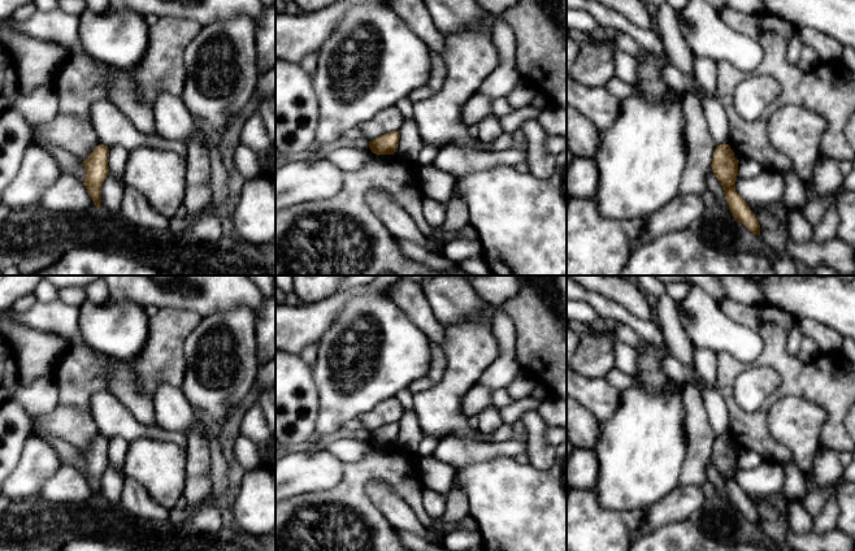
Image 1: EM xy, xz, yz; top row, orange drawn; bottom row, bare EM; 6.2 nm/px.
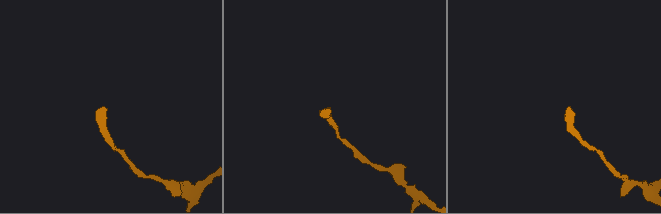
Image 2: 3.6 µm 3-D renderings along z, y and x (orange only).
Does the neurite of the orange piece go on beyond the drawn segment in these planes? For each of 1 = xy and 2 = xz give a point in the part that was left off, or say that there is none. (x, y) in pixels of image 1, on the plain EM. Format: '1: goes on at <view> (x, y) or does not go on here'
1: does not go on here
2: does not go on here

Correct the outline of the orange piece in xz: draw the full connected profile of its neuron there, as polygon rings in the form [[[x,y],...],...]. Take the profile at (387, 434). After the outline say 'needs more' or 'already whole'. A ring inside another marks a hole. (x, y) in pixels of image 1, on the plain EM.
[[[390,422],[369,433],[369,439],[376,446],[394,446],[398,439],[400,426]]]; already whole

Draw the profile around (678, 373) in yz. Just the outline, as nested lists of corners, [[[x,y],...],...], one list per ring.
[[[665,353],[661,364],[664,374],[674,383],[696,383],[703,395],[703,404],[709,416],[708,421],[716,437],[729,435],[729,411],[724,398],[716,389],[708,389],[693,366],[683,365],[670,353]]]

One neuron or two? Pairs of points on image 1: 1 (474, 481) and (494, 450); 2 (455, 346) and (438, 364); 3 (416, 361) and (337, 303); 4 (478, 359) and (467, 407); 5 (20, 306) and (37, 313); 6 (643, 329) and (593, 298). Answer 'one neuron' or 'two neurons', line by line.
1: two neurons
2: two neurons
3: two neurons
4: two neurons
5: two neurons
6: one neuron

